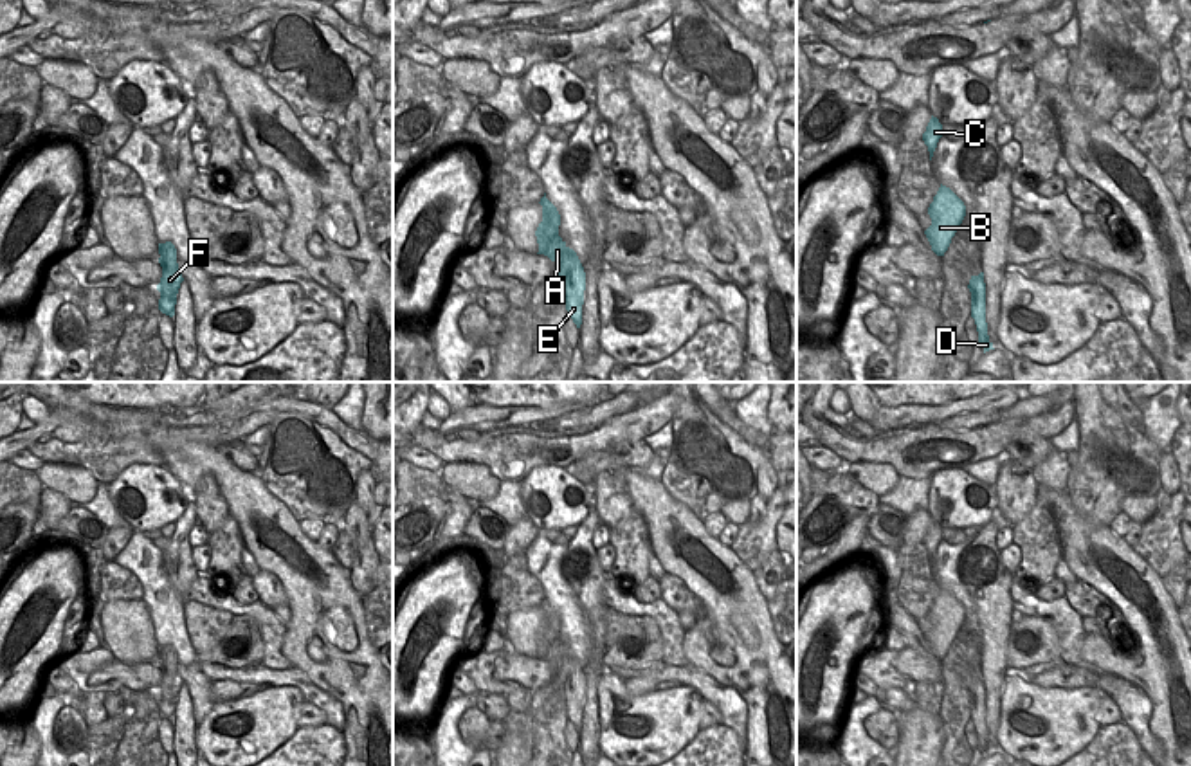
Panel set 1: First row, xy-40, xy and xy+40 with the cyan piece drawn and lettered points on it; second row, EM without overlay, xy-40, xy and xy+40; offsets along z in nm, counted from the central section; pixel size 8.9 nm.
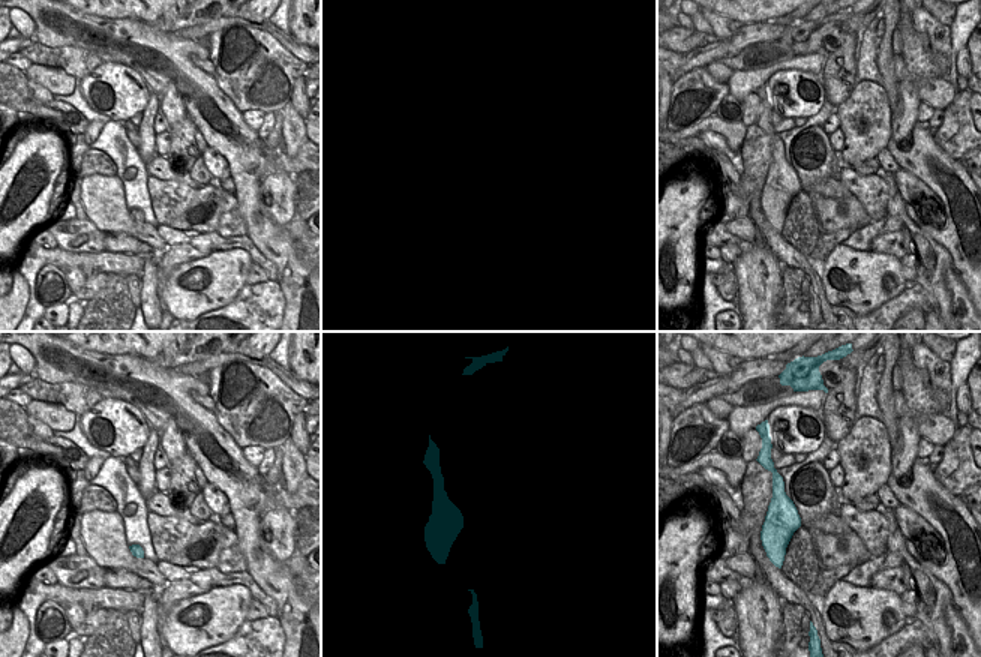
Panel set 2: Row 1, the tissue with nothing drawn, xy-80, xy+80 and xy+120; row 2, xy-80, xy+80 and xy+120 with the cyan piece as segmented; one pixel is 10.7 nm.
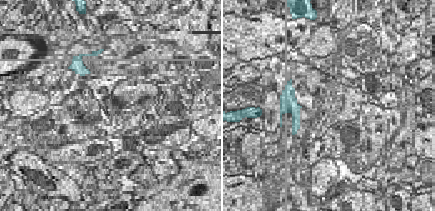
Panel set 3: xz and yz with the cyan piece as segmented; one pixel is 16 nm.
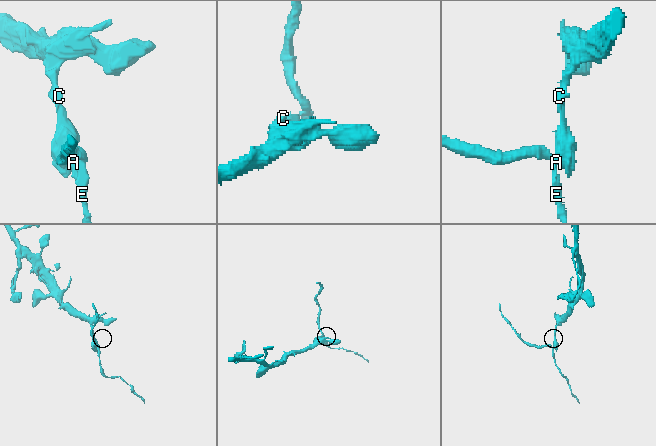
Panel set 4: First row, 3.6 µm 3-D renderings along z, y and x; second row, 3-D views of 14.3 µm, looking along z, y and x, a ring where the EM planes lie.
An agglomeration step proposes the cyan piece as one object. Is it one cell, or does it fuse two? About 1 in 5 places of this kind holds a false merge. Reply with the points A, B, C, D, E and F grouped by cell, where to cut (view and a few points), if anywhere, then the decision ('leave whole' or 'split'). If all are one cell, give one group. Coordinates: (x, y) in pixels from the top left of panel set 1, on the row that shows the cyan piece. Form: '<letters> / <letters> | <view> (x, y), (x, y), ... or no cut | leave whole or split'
A D E F / B C | xy (557, 235), (545, 255) | split

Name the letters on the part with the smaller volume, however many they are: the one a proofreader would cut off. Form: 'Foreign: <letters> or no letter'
Foreign: A, D, E, F

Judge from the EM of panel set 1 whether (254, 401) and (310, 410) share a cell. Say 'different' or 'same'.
different

